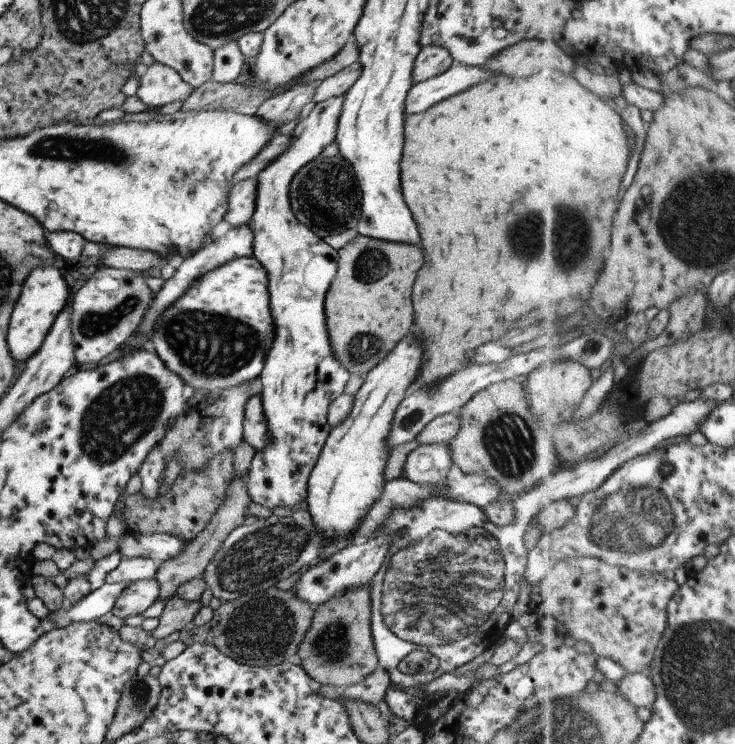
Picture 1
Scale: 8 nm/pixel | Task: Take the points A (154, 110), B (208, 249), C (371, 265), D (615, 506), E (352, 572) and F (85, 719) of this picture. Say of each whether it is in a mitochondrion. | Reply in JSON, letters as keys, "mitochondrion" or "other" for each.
{"A":"other","B":"other","C":"mitochondrion","D":"mitochondrion","E":"other","F":"other"}

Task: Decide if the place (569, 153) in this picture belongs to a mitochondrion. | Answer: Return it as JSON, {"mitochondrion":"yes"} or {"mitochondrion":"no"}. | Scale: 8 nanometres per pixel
{"mitochondrion":"no"}

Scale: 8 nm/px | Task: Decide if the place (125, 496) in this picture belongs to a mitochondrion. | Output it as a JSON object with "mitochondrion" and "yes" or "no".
{"mitochondrion":"no"}

